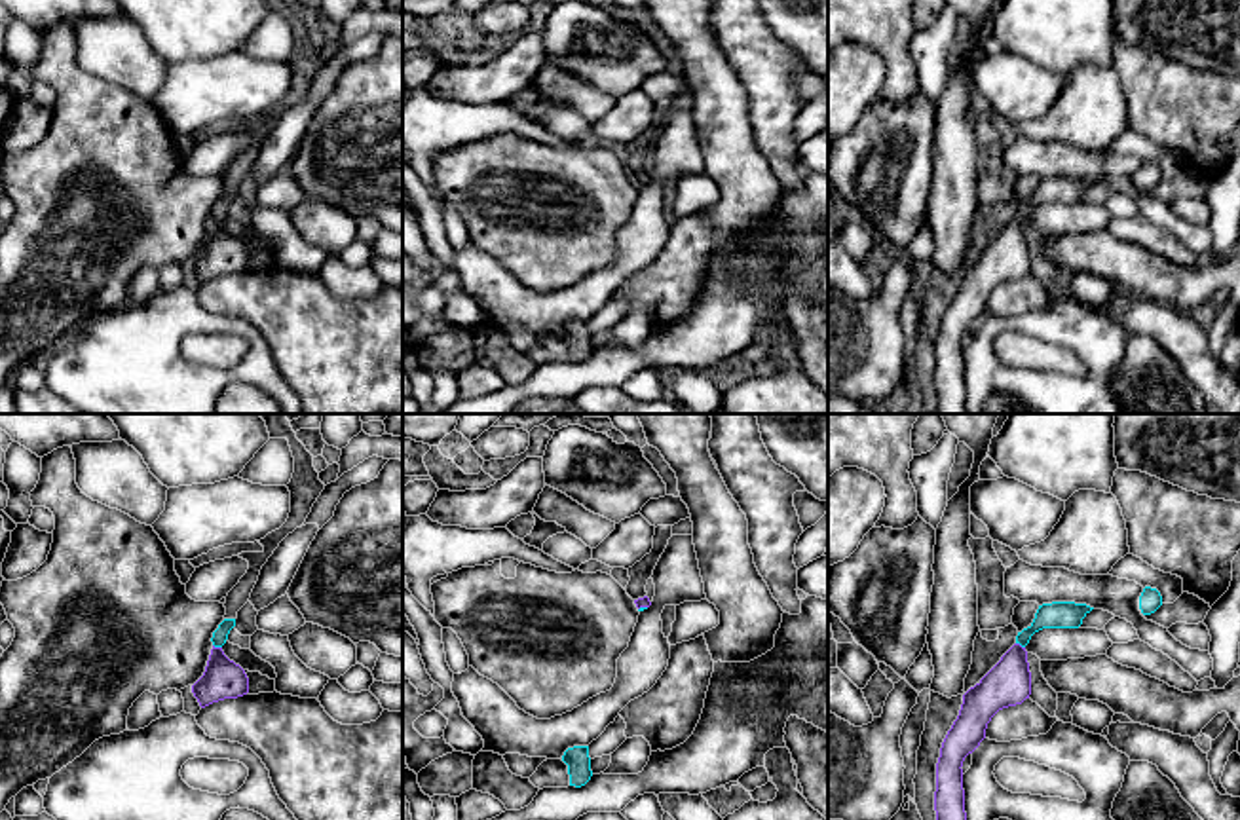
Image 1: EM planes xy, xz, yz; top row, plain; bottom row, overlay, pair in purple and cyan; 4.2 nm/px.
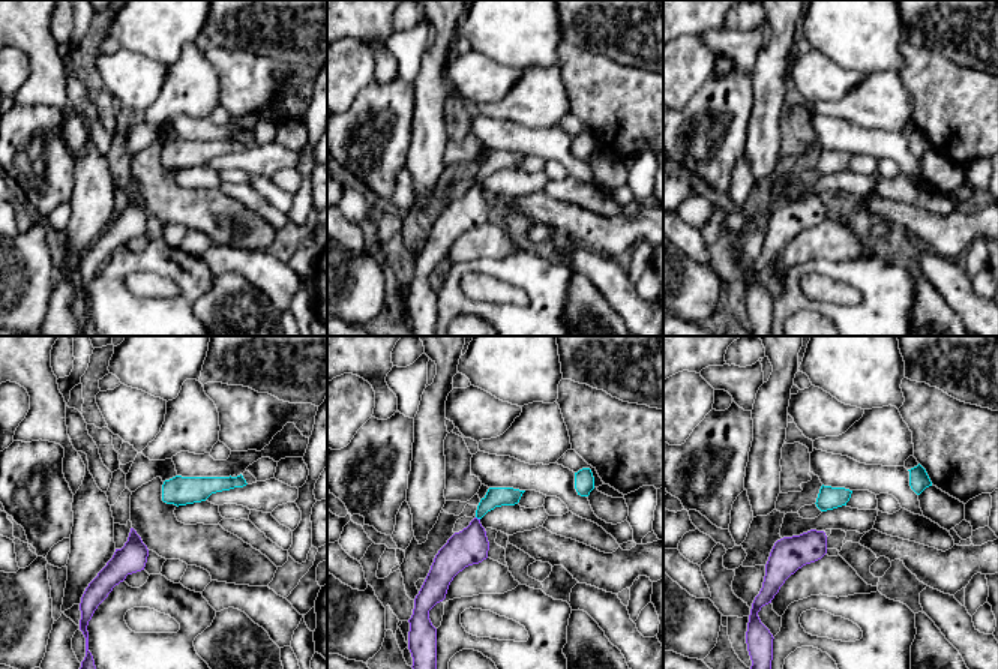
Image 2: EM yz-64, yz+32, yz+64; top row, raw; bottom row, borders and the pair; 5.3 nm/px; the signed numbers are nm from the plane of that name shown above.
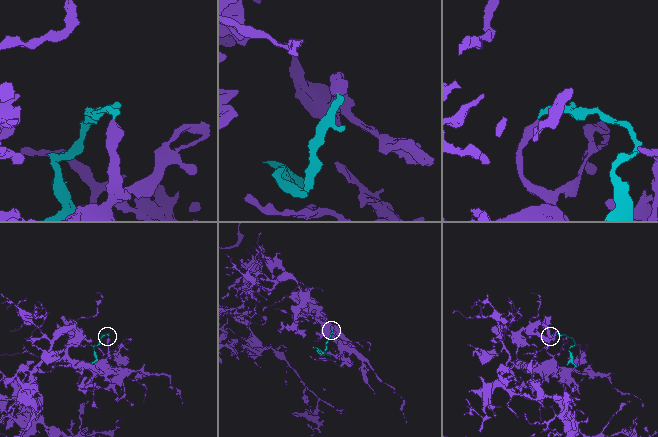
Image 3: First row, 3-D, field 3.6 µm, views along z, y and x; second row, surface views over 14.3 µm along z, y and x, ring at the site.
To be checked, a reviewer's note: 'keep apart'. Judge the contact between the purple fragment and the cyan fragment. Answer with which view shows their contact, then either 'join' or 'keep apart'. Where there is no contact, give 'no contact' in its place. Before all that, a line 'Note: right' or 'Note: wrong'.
Note: wrong
xy | join

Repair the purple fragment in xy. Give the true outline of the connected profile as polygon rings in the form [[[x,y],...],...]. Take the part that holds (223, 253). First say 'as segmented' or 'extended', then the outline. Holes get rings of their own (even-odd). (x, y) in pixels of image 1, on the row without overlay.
extended; [[[224,194],[213,207],[213,224],[205,247],[192,260],[192,268],[201,283],[224,273],[237,273],[249,268],[249,252],[245,245],[230,235],[222,226],[222,220],[226,218],[228,209],[234,201],[235,194]]]

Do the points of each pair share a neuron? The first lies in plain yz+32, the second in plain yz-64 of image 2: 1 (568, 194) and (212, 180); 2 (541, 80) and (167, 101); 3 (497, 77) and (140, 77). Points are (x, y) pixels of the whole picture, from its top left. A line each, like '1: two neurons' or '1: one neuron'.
1: two neurons
2: one neuron
3: one neuron

